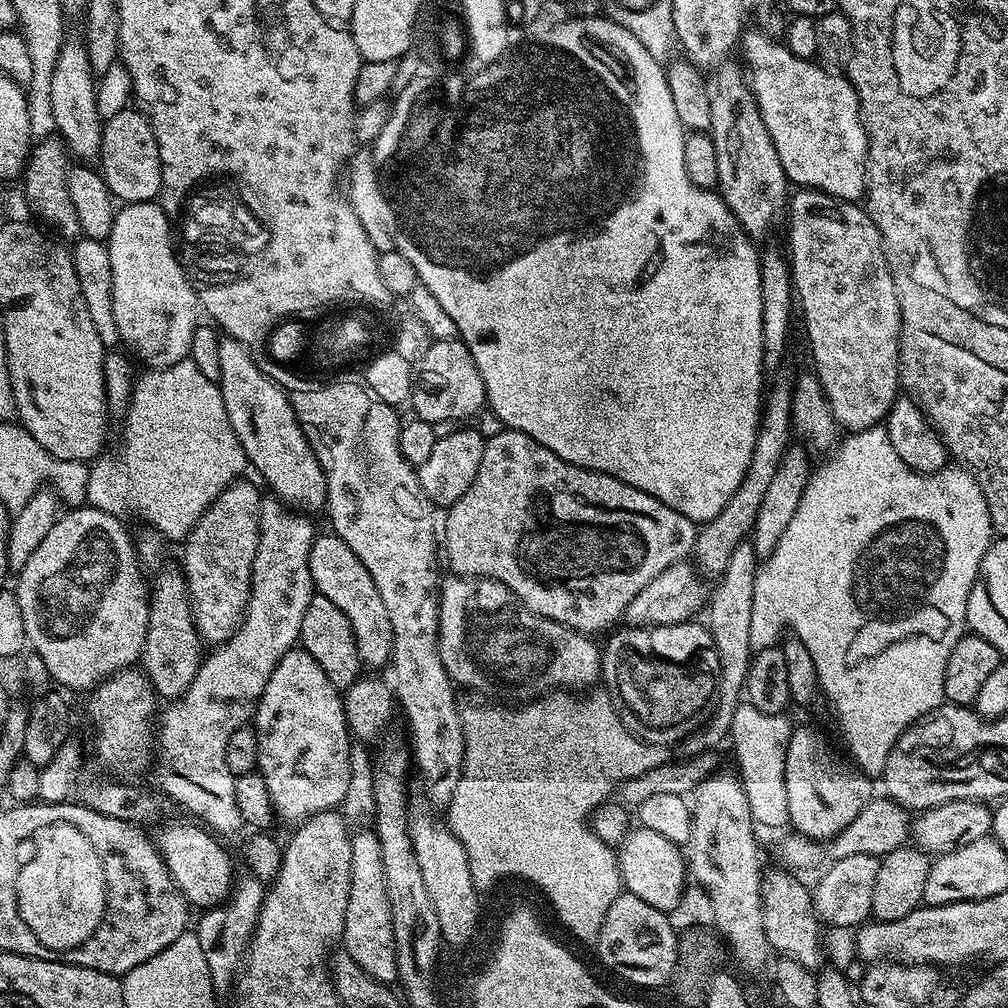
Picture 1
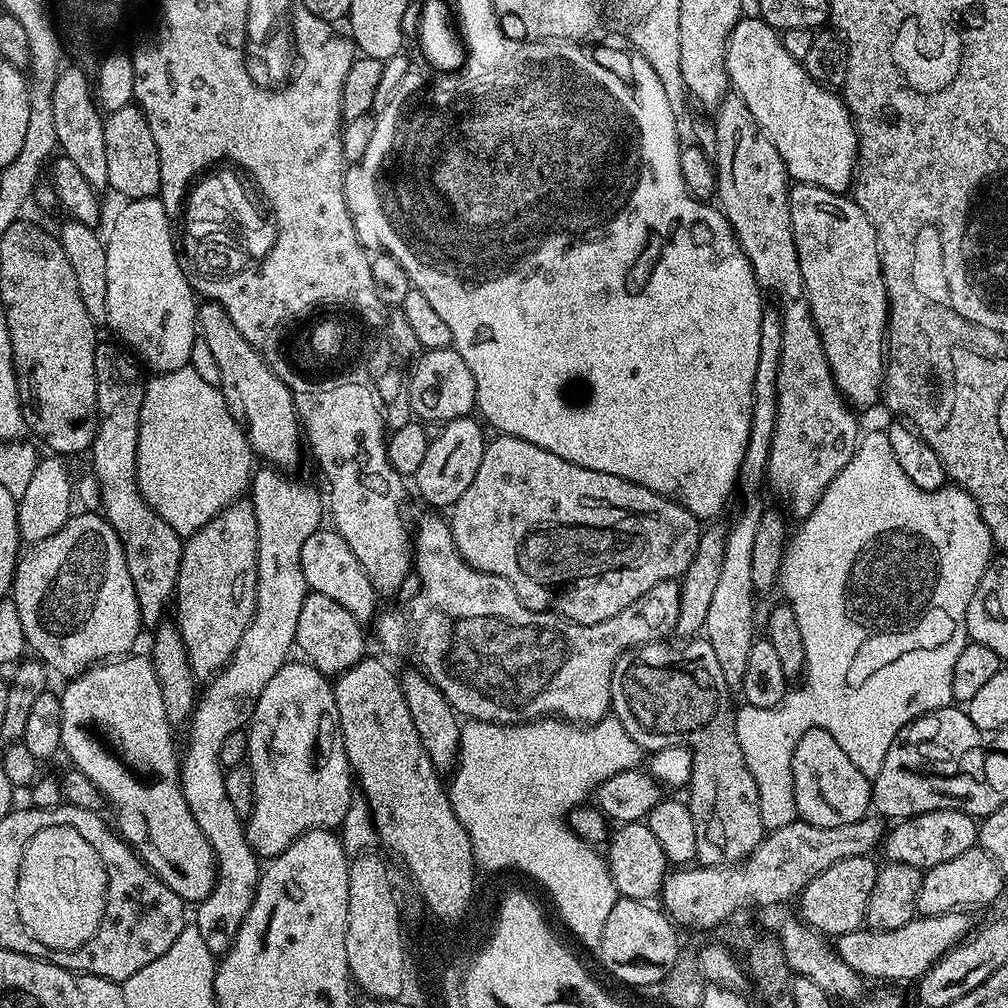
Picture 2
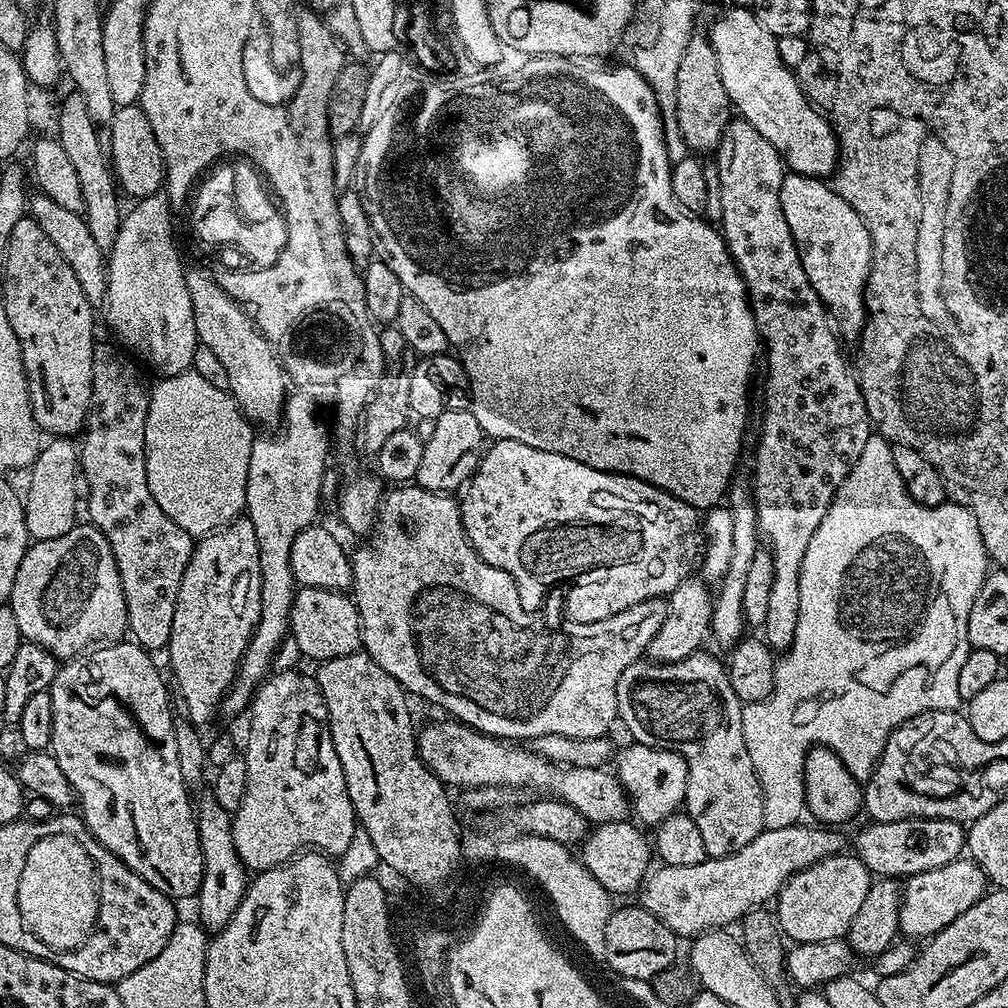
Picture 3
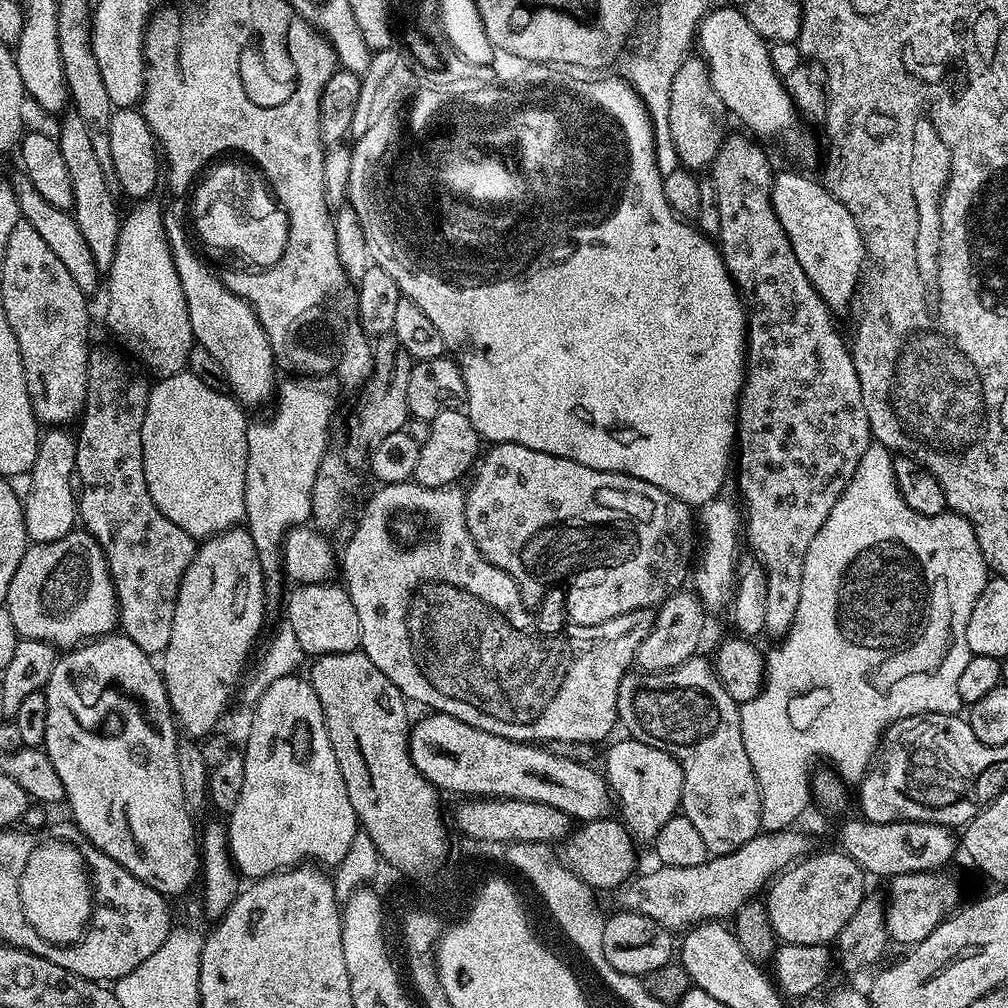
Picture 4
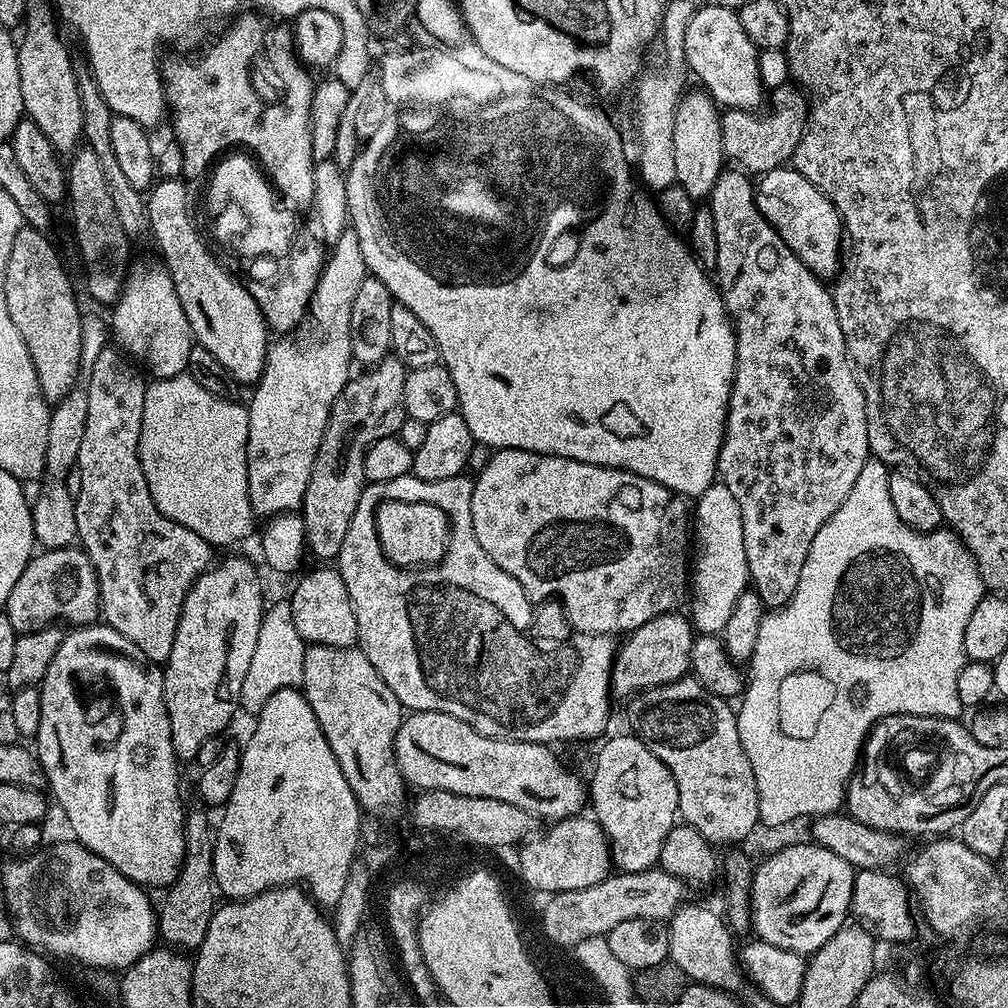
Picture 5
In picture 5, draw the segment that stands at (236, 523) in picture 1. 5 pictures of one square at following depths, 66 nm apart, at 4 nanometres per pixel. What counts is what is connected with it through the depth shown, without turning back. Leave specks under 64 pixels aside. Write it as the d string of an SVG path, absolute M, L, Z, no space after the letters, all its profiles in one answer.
M228 556L225 560L217 559L211 568L208 568L195 580L191 590L186 594L184 605L182 606L182 614L178 618L178 630L174 634L174 646L170 646L170 658L162 668L164 673L164 701L166 702L166 710L170 718L172 745L176 751L177 761L195 761L202 742L207 742L210 738L220 736L223 733L223 728L231 722L232 715L238 712L240 708L240 695L242 694L242 682L245 681L246 670L249 669L250 662L253 659L254 648L258 643L259 626L263 620L265 609L266 601L264 602L264 588L260 585L260 576L256 573L255 566L244 556Z

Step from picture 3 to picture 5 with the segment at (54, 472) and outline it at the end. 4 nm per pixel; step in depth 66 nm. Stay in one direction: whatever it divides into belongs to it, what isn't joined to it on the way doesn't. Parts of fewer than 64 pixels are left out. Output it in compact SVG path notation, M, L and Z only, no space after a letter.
M74 386L51 409L50 429L46 440L46 466L42 477L42 490L33 501L32 521L39 545L45 549L71 547L77 539L76 504L66 478L76 465L78 449L86 428L87 389Z

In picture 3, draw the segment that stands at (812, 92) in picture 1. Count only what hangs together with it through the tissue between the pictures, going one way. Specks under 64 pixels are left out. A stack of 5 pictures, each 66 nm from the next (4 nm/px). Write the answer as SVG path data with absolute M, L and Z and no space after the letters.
M751 7L726 9L713 22L710 31L722 86L726 86L733 109L777 148L781 160L795 175L831 177L840 158L836 129L831 119L800 88L795 71L778 58L776 37L754 18Z

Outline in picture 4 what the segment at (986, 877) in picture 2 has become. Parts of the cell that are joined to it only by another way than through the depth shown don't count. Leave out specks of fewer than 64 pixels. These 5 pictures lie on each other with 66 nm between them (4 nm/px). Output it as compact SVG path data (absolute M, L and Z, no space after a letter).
M935 871L911 872L901 876L893 876L887 881L888 900L886 899L886 926L888 935L903 946L911 946L922 942L944 919L957 907L956 899L960 892L952 880L938 876Z

